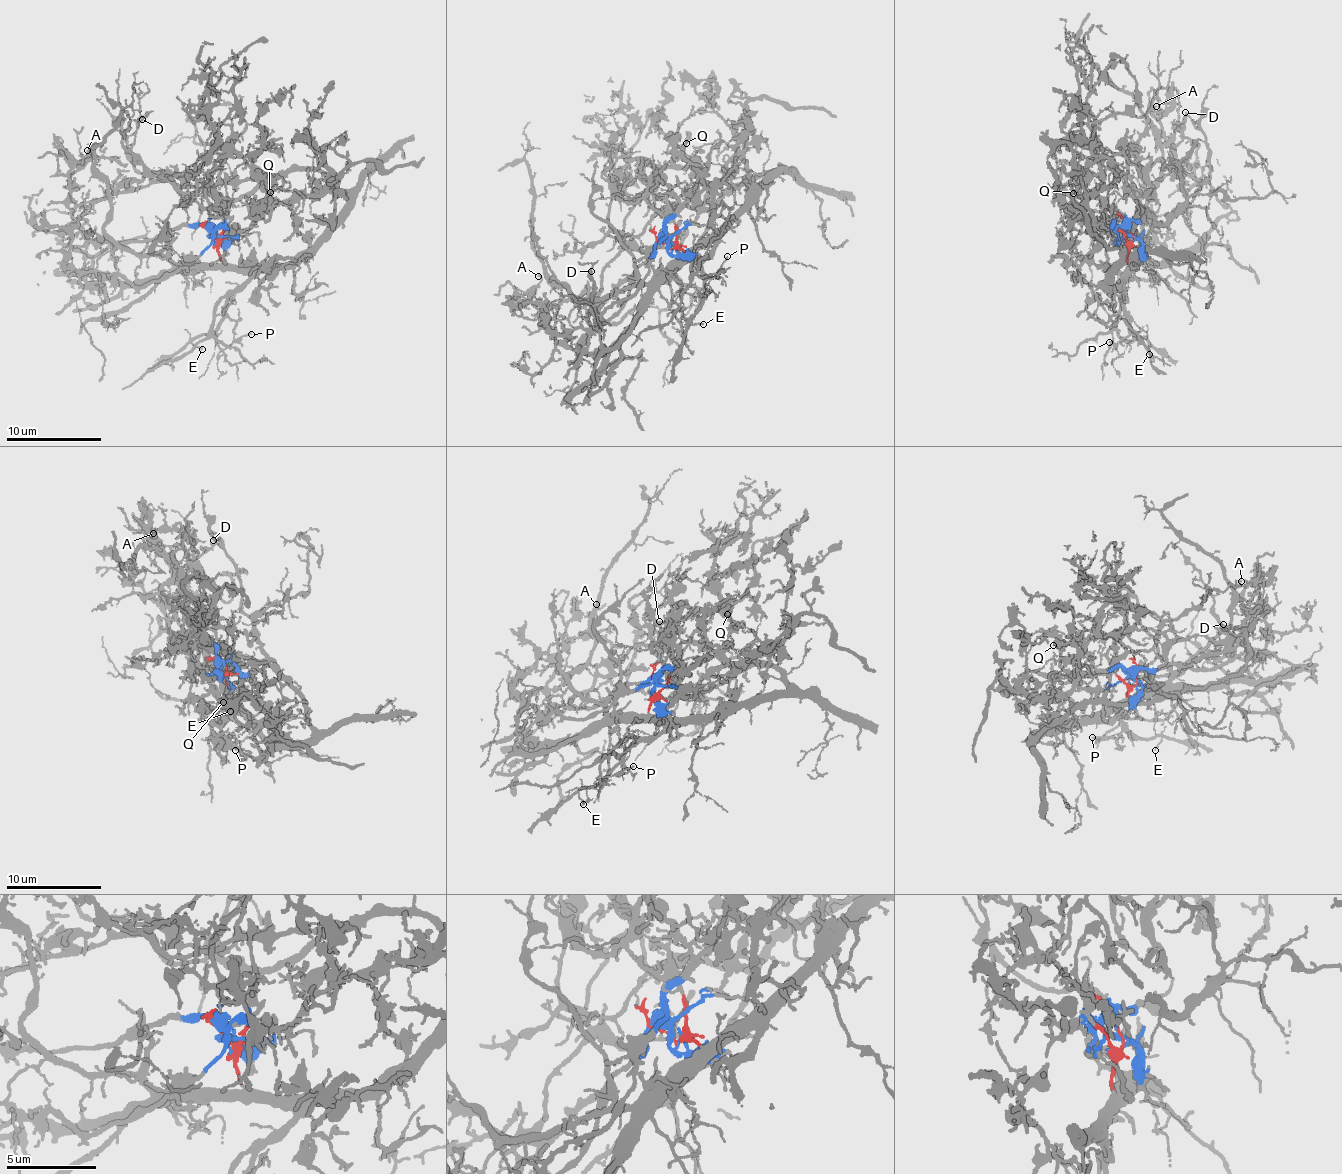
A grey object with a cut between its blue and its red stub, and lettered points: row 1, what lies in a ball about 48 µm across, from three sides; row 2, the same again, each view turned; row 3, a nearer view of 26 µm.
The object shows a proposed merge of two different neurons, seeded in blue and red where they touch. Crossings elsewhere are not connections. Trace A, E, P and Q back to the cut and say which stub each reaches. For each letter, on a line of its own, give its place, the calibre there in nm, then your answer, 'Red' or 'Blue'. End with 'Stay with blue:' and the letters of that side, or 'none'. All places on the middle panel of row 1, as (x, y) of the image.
A: Place: (538, 276). Thickness 120 nm. Blue
E: Place: (703, 324). Thickness 120 nm. Red
P: Place: (727, 256). Thickness 120 nm. Red
Q: Place: (686, 143). Thickness 190 nm. Blue
Stay with blue: A, Q

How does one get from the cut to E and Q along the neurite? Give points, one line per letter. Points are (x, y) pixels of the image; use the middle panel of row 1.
E: (668, 245), (681, 250), (715, 246), (701, 266), (706, 273), (703, 280), (706, 287), (691, 319), (704, 325)
Q: (668, 245), (668, 222), (699, 181), (690, 164), (675, 166), (673, 156), (686, 143)

